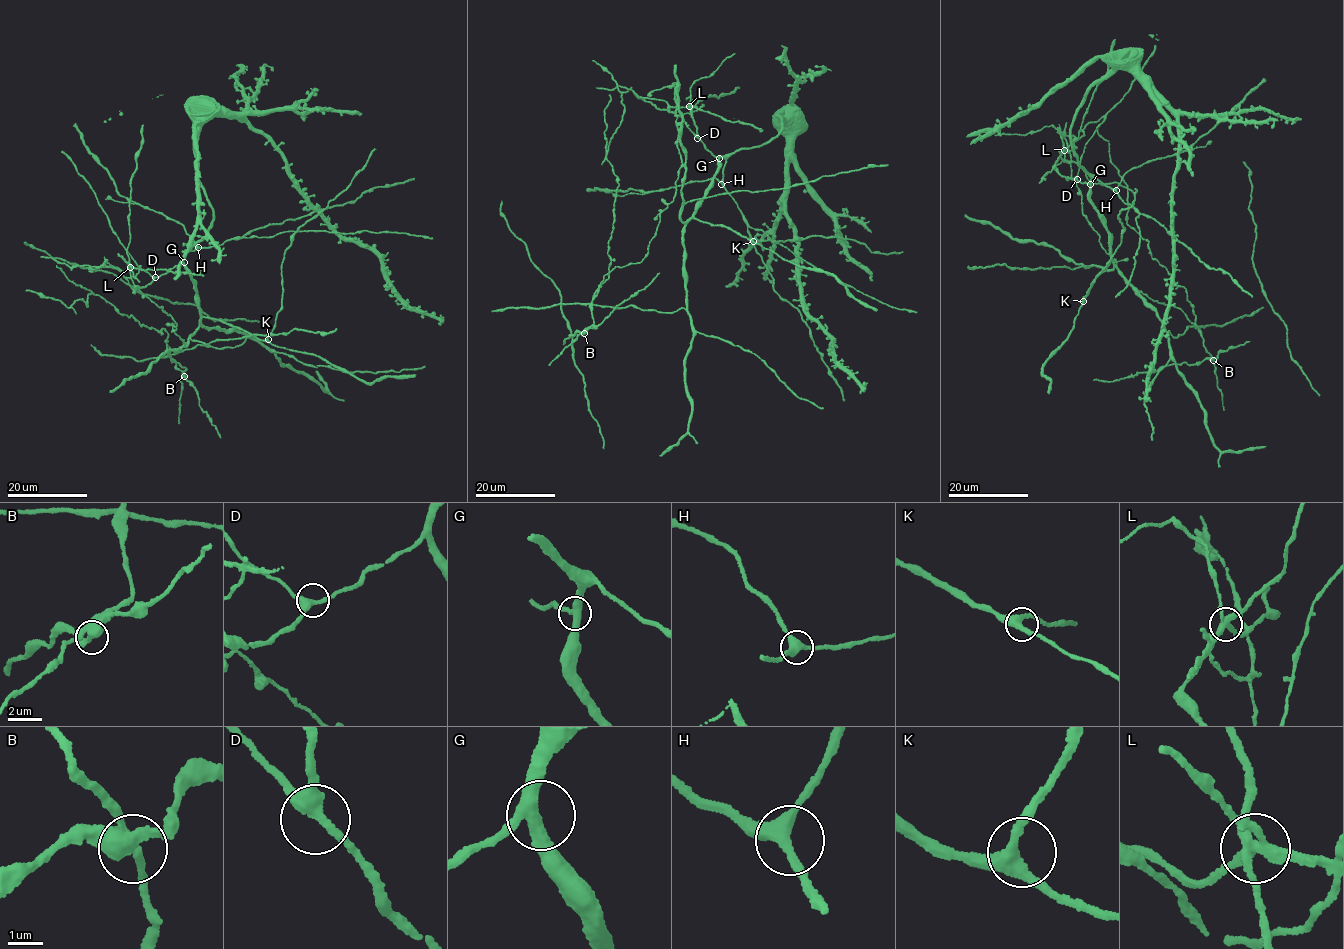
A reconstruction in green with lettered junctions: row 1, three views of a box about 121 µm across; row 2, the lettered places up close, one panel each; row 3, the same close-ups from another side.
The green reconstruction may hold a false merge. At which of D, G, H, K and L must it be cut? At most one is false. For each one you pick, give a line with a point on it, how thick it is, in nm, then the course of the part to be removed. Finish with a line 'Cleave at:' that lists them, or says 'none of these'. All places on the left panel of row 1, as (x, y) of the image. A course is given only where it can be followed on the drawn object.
L: (130, 267) | 320 nm | (129, 267), (130, 287), (188, 343), (170, 356), (166, 330), (92, 293), (68, 307), (26, 291)
Cleave at: L

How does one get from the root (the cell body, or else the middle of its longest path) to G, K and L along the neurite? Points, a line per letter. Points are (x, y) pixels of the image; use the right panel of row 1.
G: (1066, 177), (1090, 184)
K: (1066, 177), (1089, 184), (1090, 198), (1108, 234), (1110, 261), (1094, 280), (1083, 301)
L: (1066, 177), (1059, 174), (1054, 165), (1064, 149)

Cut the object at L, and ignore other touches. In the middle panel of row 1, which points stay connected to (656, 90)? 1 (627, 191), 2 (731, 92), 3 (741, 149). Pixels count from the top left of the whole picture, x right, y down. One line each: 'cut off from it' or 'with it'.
1: cut off from it
2: cut off from it
3: cut off from it

